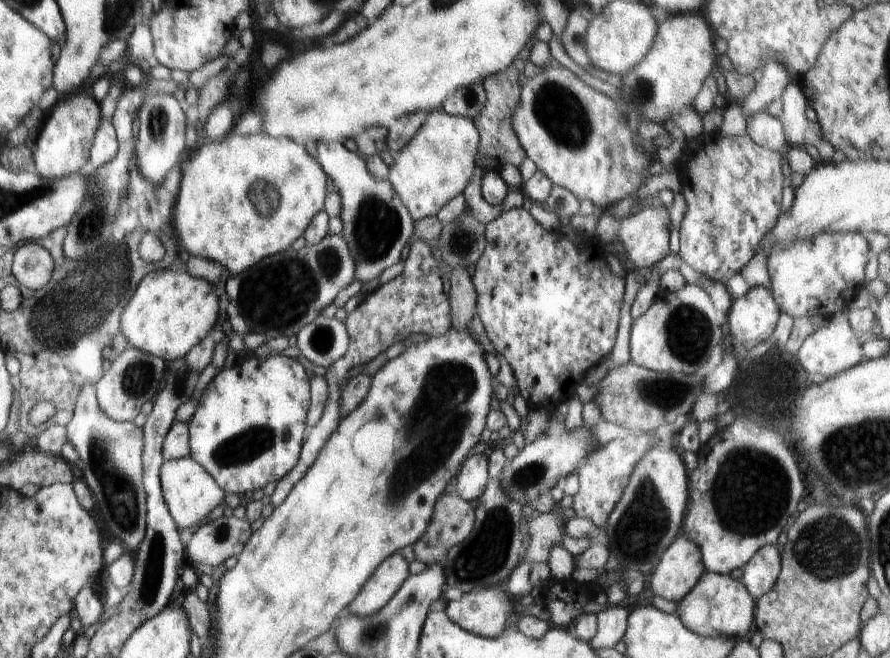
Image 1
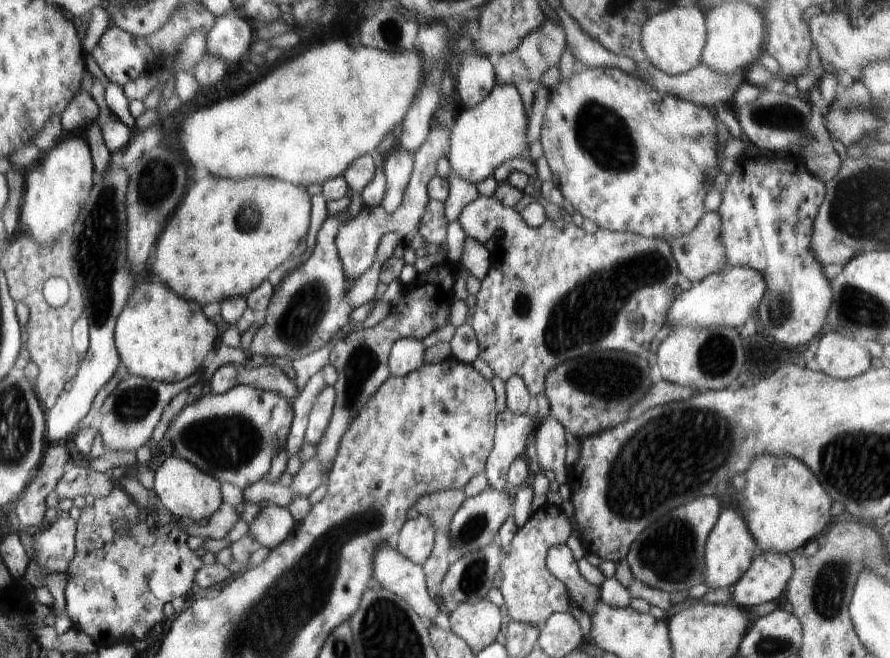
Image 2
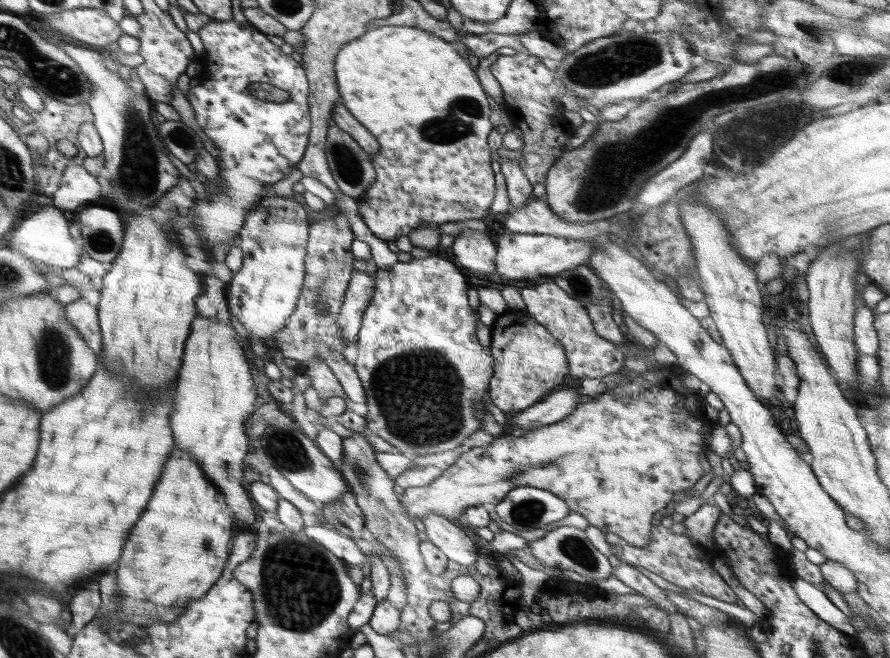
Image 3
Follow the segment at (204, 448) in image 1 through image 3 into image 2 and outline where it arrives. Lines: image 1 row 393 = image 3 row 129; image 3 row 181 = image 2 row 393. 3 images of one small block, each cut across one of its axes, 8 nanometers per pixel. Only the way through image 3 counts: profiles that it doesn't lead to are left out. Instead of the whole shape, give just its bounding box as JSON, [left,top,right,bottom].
[164,384,294,490]

